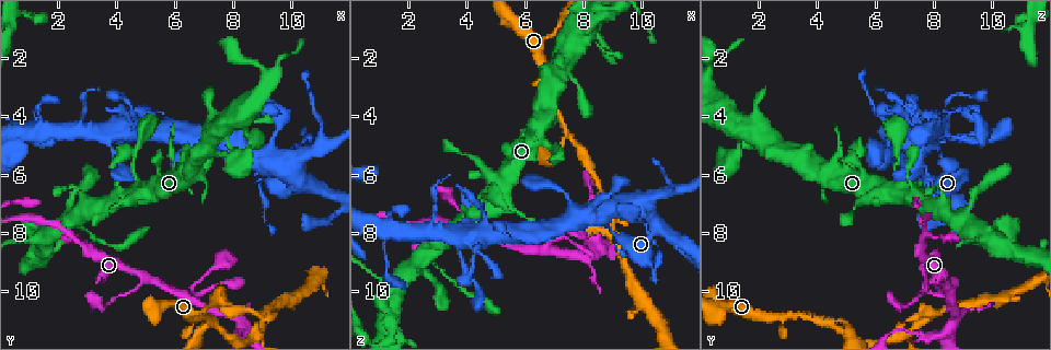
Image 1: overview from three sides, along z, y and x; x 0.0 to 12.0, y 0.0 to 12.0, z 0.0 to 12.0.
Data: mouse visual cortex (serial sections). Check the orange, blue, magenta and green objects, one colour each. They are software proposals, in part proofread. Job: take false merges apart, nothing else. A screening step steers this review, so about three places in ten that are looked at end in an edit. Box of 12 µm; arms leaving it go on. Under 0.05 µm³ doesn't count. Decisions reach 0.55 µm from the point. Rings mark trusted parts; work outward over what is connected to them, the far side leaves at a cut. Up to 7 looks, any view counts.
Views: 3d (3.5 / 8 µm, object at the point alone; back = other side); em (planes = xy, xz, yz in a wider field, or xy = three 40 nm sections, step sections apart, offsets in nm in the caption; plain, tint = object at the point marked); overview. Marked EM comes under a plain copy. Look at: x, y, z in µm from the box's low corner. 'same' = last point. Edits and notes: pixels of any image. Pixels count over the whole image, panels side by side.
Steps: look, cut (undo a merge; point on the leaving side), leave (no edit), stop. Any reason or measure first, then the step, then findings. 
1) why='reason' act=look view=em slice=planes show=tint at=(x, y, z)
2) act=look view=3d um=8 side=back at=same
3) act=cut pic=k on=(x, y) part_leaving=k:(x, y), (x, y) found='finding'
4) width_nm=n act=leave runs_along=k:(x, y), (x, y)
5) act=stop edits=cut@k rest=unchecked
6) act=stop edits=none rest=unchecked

why='arms part here' act=look view=em slice=xy step=2 show=tint at=(4.8, 9.5, 8.1)

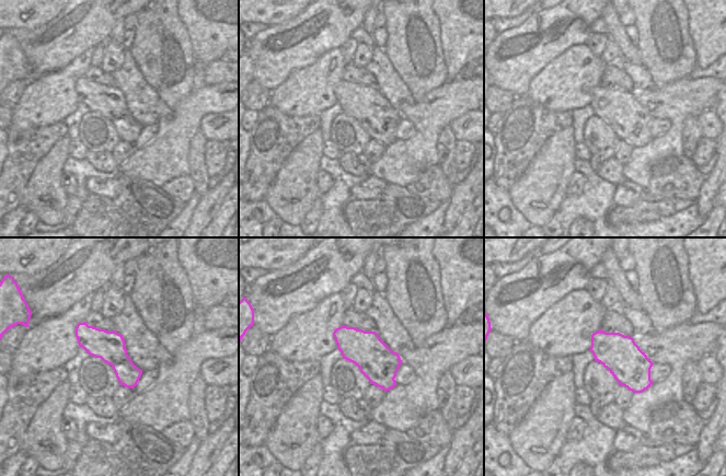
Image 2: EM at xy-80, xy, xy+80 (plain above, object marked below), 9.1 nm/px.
why='see where the arms go' act=look view=3d um=3.5 at=same

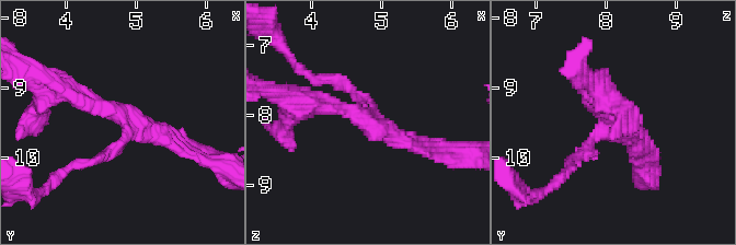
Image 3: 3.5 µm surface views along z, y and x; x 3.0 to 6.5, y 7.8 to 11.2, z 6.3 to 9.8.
arms=3 act=leave runs_along=2:(79, 327), (124, 368), (131, 384) found='one cell here'

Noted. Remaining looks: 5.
why='side arm on a straight run' act=look view=3d um=3.5 at=(7.3, 11.2, 4.5)

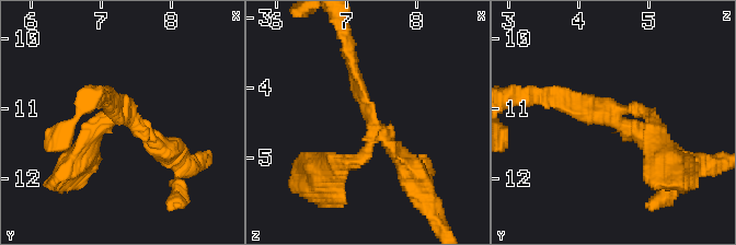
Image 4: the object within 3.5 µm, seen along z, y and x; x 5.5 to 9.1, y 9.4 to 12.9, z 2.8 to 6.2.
arms=3 arm_widths_nm=200,200,250 act=look view=em slice=xy step=1 show=tint at=(7.40, 11.15, 4.50)

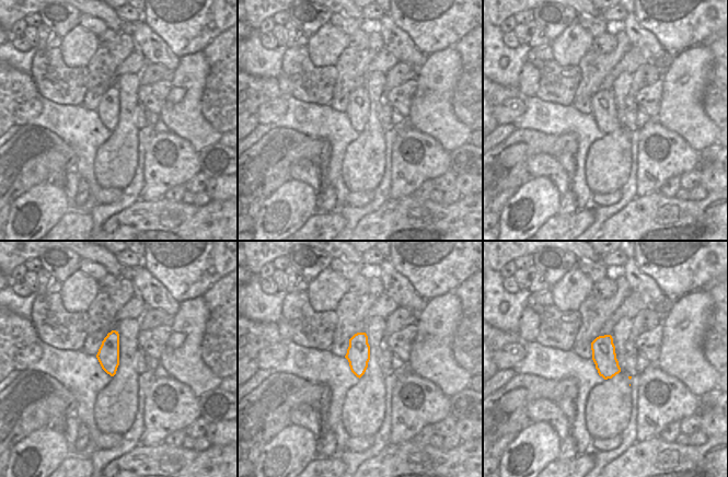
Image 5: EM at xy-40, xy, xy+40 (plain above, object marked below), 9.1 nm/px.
why='another direction' act=look view=em slice=planes show=tint at=same

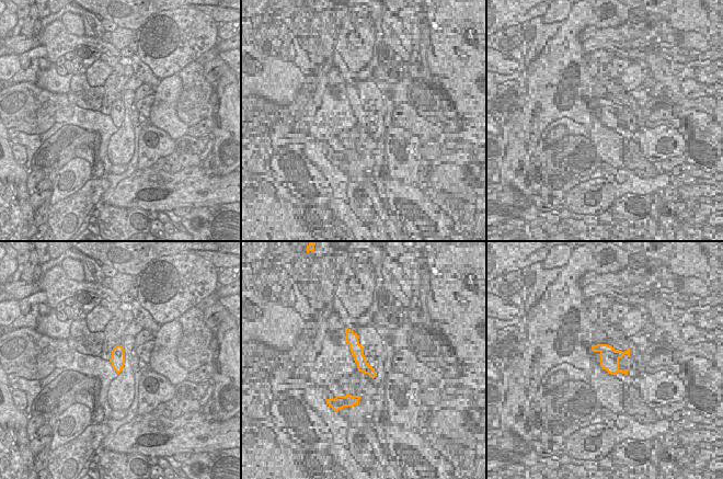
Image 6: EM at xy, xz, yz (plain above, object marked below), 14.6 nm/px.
act=leave runs_along=4:(352, 60), (372, 123), (413, 170) found='continuous, no second cell'

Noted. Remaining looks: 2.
why='a fork' act=look view=3d um=3.5 at=(2.4, 8.1, 7.6)

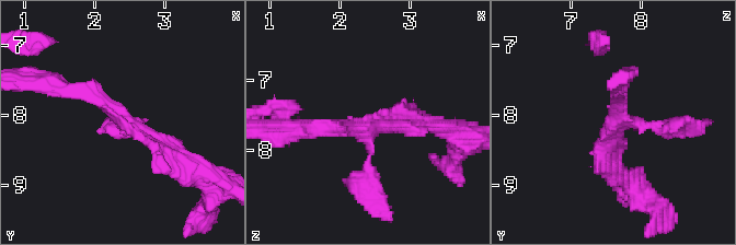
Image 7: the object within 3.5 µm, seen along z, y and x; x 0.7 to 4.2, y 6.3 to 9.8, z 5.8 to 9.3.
arm_widths_nm=200,250,250 act=leave runs_along=7:(181, 168), (90, 91), (64, 88) found='one cell here'

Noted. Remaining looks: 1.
act=stop edits=none rest=unchecked

